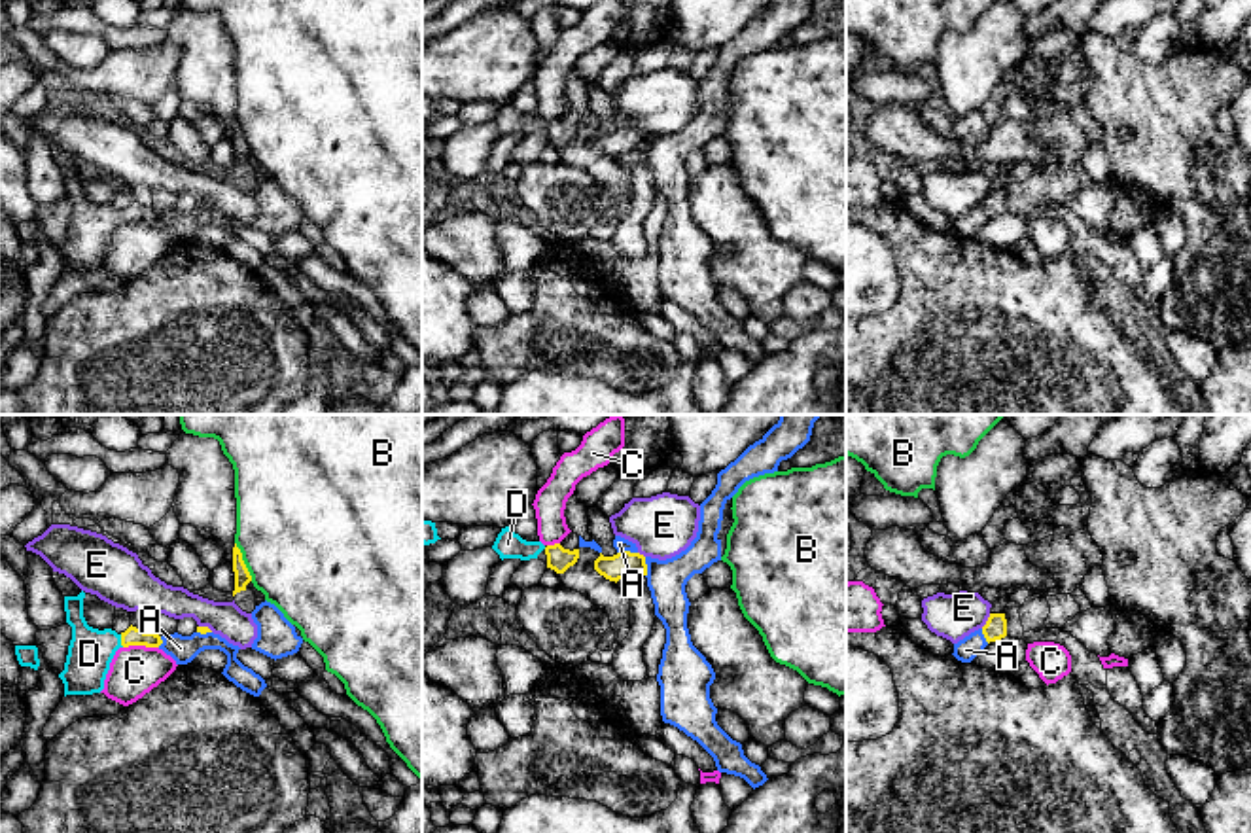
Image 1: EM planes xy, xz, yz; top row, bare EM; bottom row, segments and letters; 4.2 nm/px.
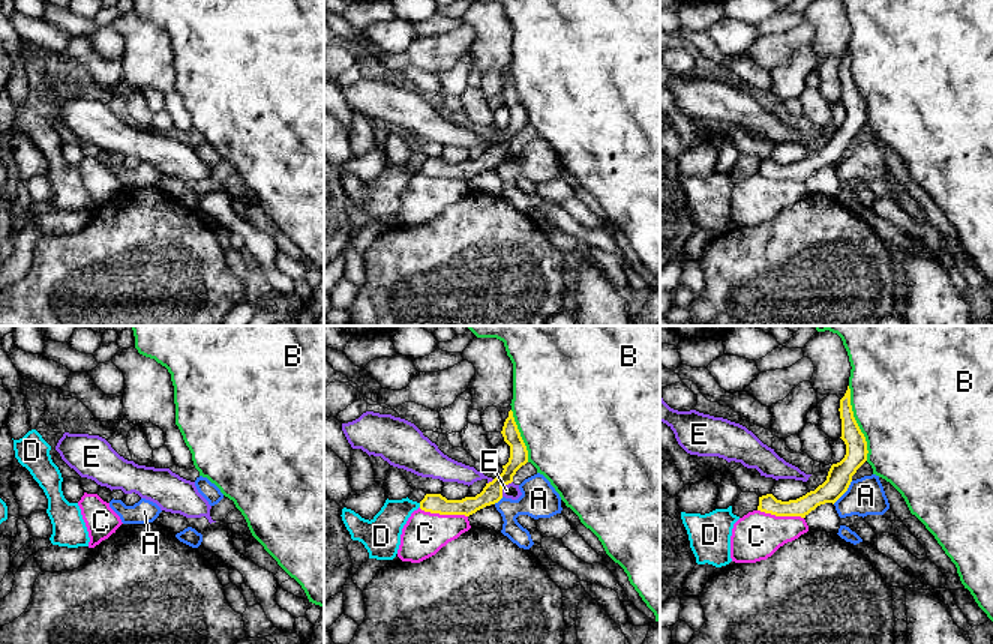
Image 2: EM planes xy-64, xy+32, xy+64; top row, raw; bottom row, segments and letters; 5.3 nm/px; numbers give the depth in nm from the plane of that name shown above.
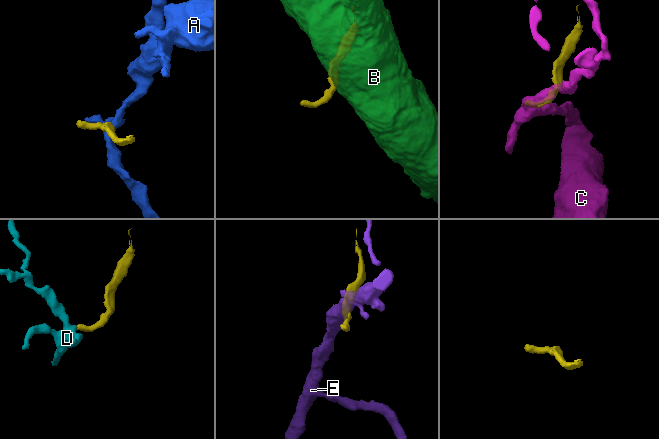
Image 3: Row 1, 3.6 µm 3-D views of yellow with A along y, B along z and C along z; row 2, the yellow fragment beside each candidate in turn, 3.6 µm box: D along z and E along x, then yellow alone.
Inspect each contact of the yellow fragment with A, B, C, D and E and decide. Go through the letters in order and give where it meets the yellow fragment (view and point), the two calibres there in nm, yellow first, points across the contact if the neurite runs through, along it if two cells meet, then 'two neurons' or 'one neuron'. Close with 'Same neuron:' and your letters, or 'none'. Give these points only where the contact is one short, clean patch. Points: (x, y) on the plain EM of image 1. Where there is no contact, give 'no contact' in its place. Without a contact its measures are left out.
A: contact xz (627, 127); calibres 110 and 60 nm; border xz (636, 127), (617, 129); two neurons
B: contact xy (243, 137); calibres 70 and 500 nm; two neurons
C: contact xy (140, 220); calibres 80 and 220 nm; border xy (158, 222), (123, 224); two neurons
D: contact xy (122, 216); calibres 80 and 190 nm; way xy (131, 212), (122, 216), (108, 216), (89, 230); one neuron
E: contact yz (986, 197); calibres 100 and 190 nm; border yz (990, 190), (981, 203); two neurons
Same neuron: D

